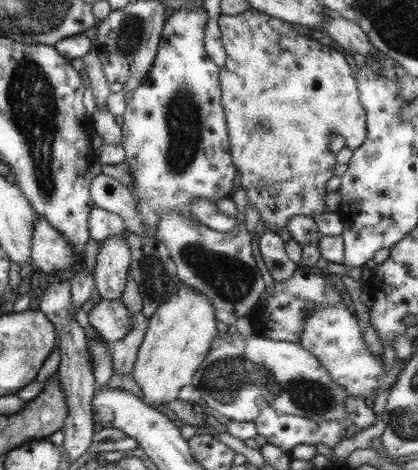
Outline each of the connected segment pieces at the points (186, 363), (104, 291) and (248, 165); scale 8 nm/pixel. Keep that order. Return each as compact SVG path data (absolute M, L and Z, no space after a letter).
M183 281L177 283L172 295L156 308L147 321L131 376L146 400L151 400L149 406L155 407L162 402L177 399L179 389L190 384L193 373L206 360L218 332L211 301Z
M123 234L108 236L103 242L100 242L98 252L95 255L94 269L92 270L92 275L96 282L95 294L104 299L119 299L125 286L129 266L130 252Z
M248 9L235 16L225 16L221 14L218 18L221 42L223 42L224 52L227 58L223 66L218 70L220 85L220 104L225 114L225 125L227 126L228 145L230 150L231 162L236 173L241 180L241 189L245 192L246 206L253 206L259 214L259 220L267 231L276 232L280 228L286 228L288 220L295 215L313 217L325 211L323 196L325 196L325 184L333 176L335 168L334 154L328 149L328 138L331 133L340 134L348 140L349 147L355 147L361 142L366 133L365 114L358 100L357 86L353 74L349 69L347 60L343 54L336 52L332 46L324 46L315 39L301 35L293 31L291 23L271 18L255 9Z

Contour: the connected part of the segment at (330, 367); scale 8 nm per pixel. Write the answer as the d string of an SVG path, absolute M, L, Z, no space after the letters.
M338 303L316 308L303 321L303 331L297 343L315 356L331 375L333 382L342 386L351 396L365 400L377 392L387 390L396 381L396 374L391 369L383 371L381 356L369 352L361 336L361 326L355 314L349 312L348 304Z

